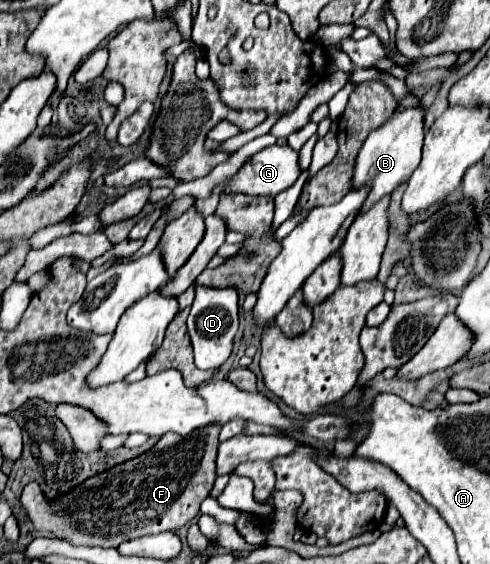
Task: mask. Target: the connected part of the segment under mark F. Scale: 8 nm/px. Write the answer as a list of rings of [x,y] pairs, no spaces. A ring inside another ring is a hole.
[[[204,426],[192,434],[180,436],[168,432],[162,440],[146,454],[128,460],[126,464],[114,466],[108,472],[88,478],[82,486],[74,488],[70,494],[62,496],[58,502],[48,504],[36,482],[28,484],[22,492],[22,506],[28,512],[32,524],[38,530],[48,530],[56,536],[66,538],[76,546],[100,546],[100,548],[118,548],[126,540],[134,540],[148,534],[160,534],[164,530],[176,530],[196,520],[200,514],[202,500],[210,494],[216,480],[216,452],[218,452],[218,434],[222,426]]]

